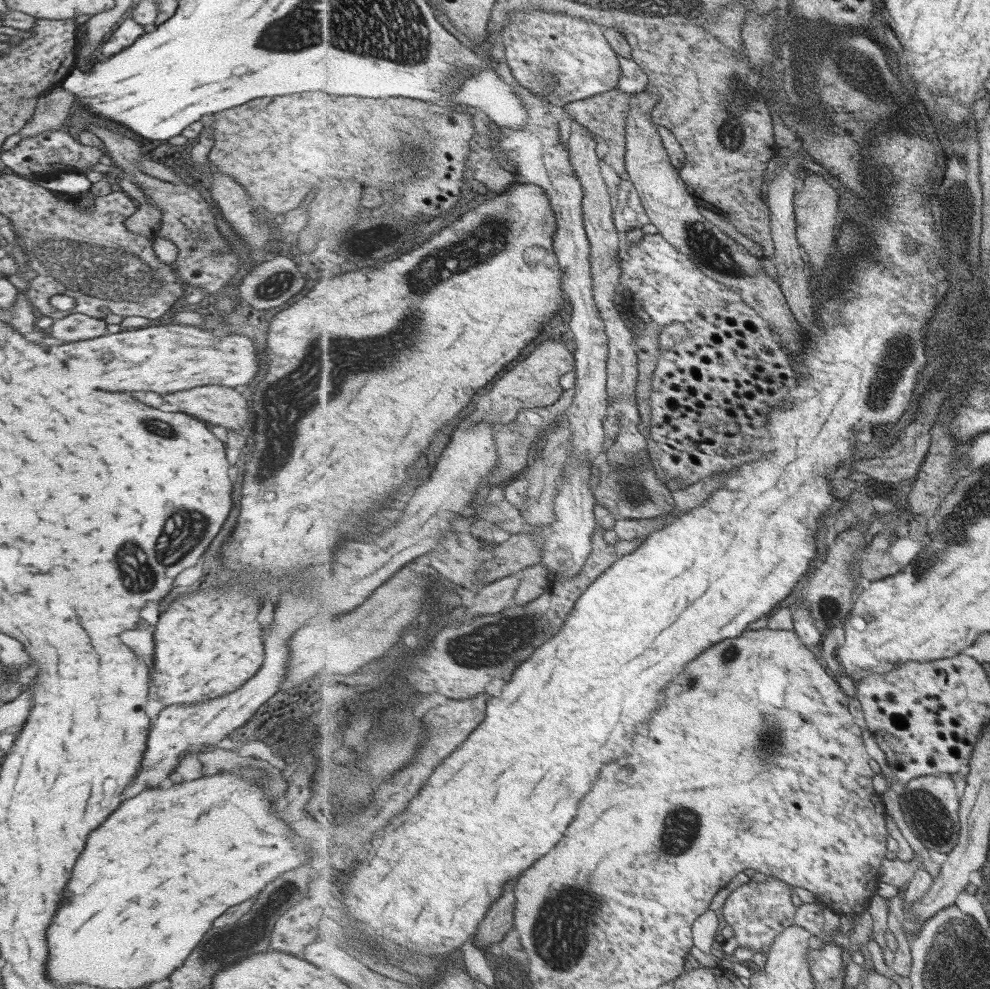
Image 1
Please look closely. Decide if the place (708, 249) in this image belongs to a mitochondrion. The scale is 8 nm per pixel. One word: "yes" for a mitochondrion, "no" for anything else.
yes

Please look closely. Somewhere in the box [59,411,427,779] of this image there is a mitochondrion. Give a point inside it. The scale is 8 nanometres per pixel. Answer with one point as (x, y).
(135, 566)

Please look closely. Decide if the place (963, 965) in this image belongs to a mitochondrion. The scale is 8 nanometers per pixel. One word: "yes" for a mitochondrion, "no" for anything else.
yes

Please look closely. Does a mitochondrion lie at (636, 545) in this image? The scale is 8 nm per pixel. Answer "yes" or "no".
no

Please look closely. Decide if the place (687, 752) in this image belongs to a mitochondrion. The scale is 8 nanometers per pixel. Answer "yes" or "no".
no

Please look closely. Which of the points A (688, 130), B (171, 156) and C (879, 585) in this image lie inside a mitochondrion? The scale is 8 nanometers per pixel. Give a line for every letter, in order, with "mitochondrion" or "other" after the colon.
A: other
B: other
C: other

